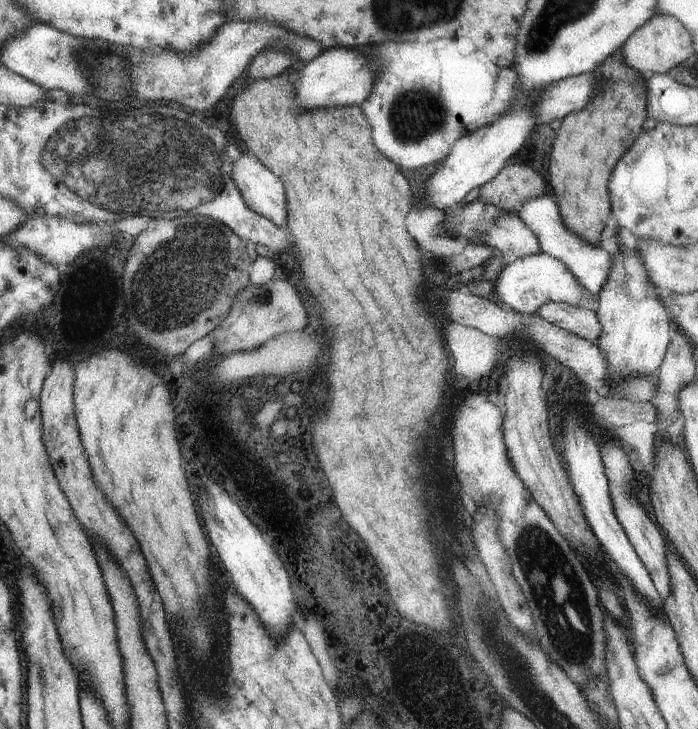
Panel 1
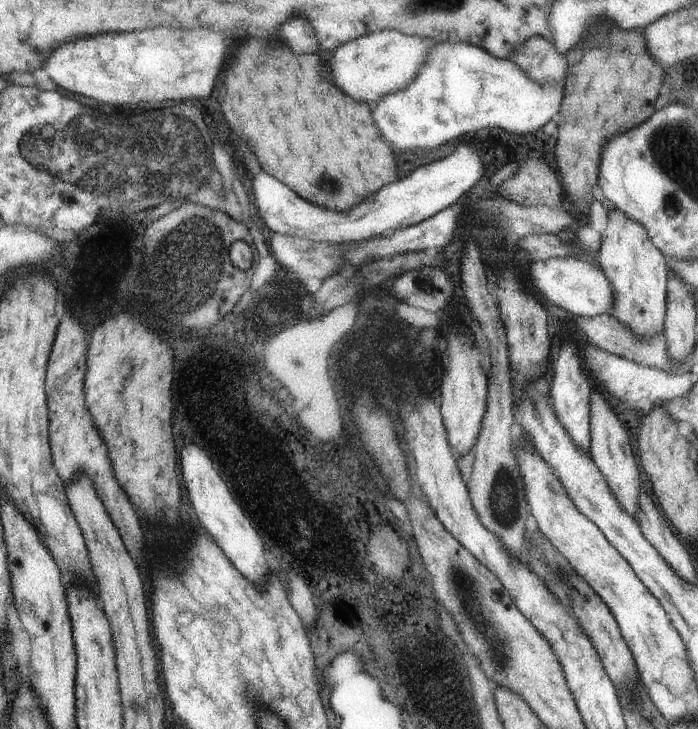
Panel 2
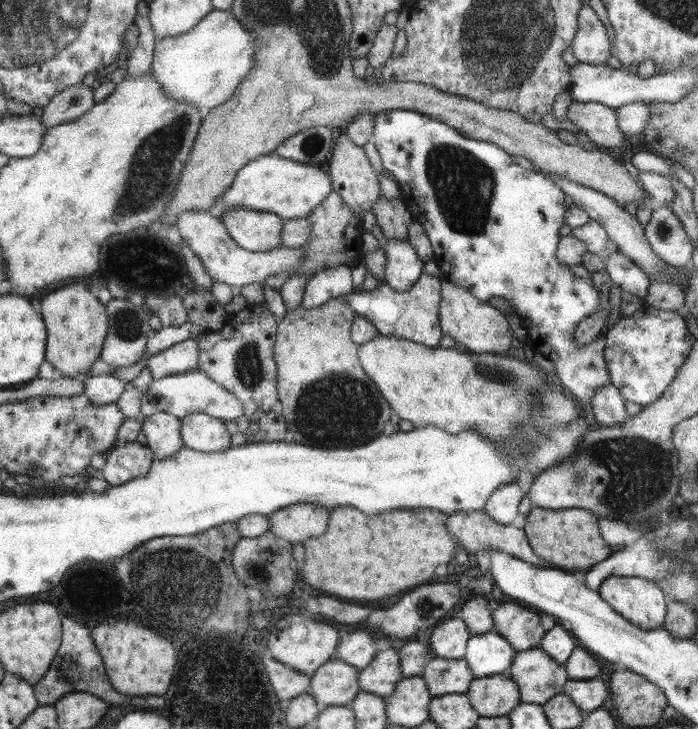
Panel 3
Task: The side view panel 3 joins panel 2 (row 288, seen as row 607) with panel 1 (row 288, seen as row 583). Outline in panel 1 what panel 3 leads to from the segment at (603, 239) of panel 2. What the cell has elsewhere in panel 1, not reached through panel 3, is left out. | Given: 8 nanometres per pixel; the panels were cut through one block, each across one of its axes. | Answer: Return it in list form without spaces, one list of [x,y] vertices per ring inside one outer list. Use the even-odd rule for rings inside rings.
[[[619,243],[618,253],[611,255],[611,271],[607,274],[606,284],[599,292],[596,316],[601,326],[601,334],[595,343],[599,350],[605,354],[607,360],[607,376],[617,382],[625,376],[649,376],[655,375],[662,364],[666,354],[667,344],[670,344],[671,332],[669,332],[669,316],[665,314],[665,308],[661,302],[657,302],[657,292],[651,280],[647,278],[647,270],[643,266],[643,260],[637,256],[635,249],[626,252],[627,248]]]

